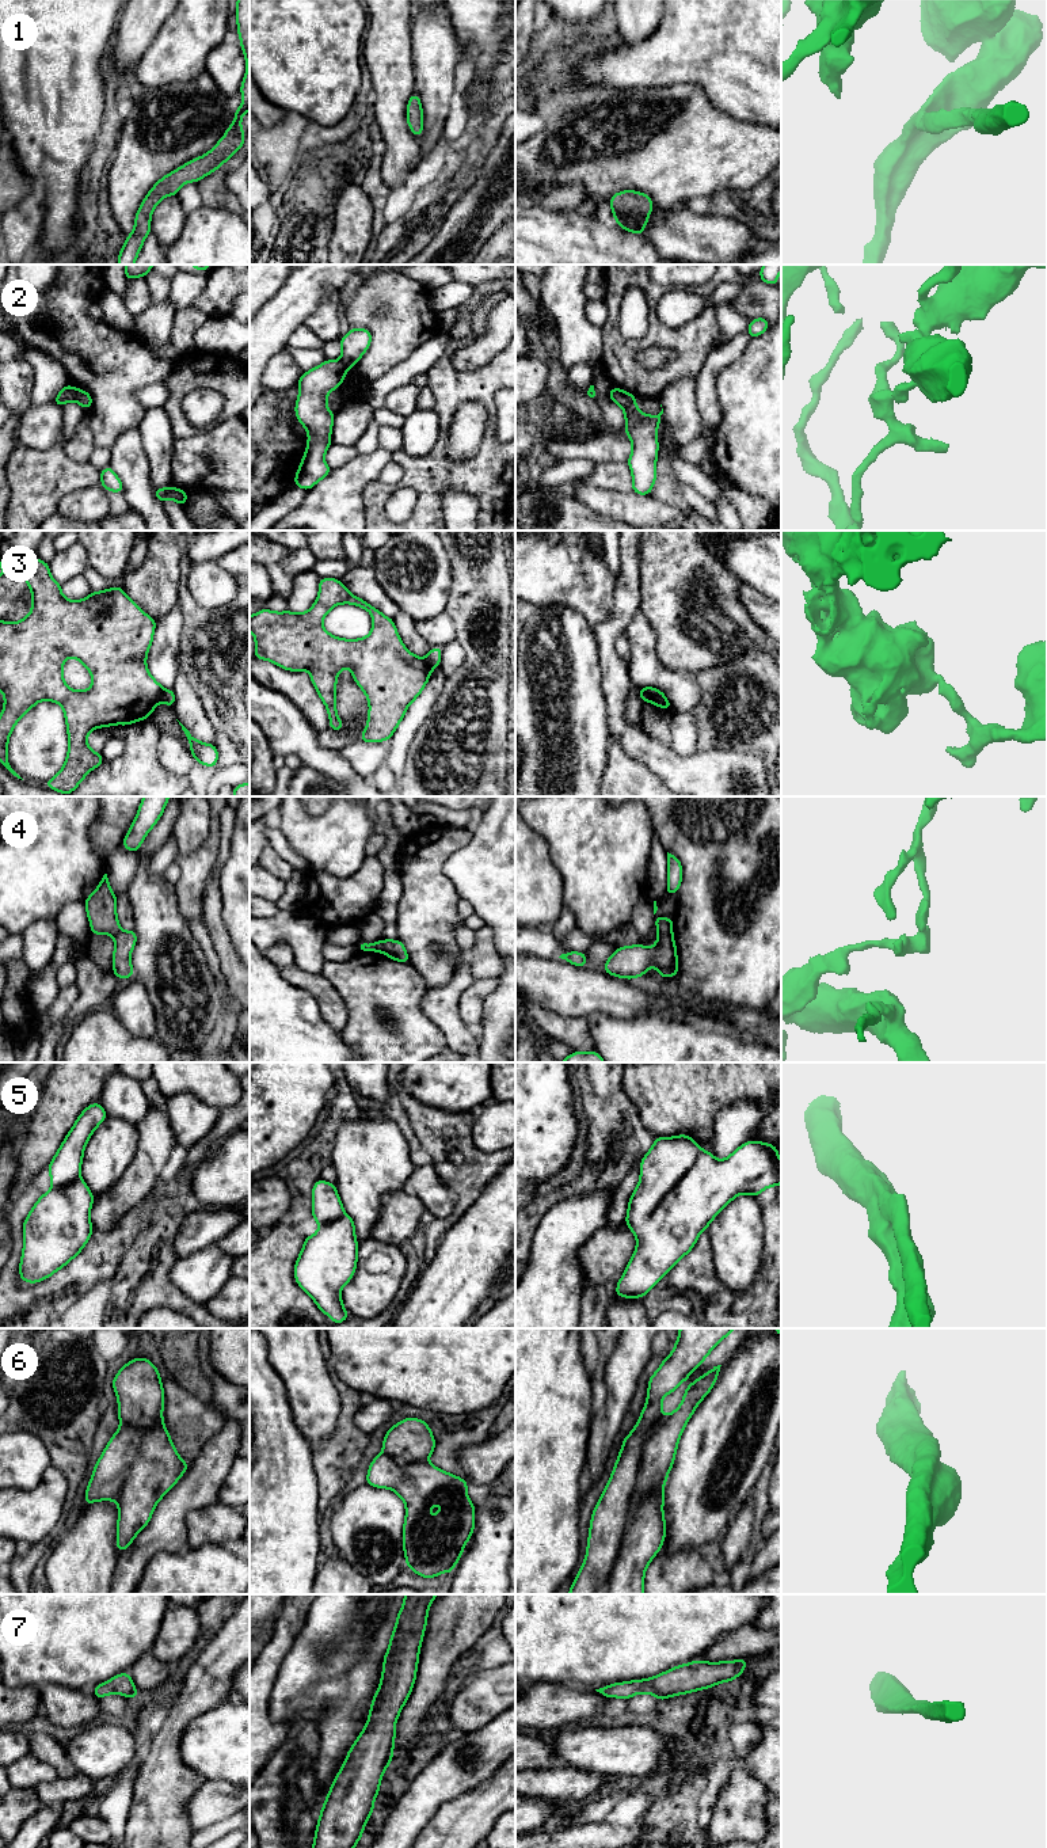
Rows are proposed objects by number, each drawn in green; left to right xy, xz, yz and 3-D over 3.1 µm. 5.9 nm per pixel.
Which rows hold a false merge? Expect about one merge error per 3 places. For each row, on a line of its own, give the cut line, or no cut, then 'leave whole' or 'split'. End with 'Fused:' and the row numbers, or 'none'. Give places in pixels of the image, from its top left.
1: cut none; leave whole
2: cut xy (77, 390), (76, 400); split
3: cut xy (164, 689), (160, 700); split
4: cut yz (658, 932), (672, 934); split
5: cut none; leave whole
6: cut none; leave whole
7: cut none; leave whole
Fused: 2, 3, 4

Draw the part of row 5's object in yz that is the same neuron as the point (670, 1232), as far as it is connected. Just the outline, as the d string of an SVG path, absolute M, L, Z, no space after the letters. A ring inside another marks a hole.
M679 1134L677 1137L655 1137L654 1145L647 1152L647 1155L640 1161L640 1180L632 1193L632 1197L628 1202L628 1212L625 1224L636 1236L636 1248L635 1252L623 1274L620 1281L617 1282L616 1296L621 1296L625 1298L639 1297L643 1298L670 1270L671 1267L690 1250L694 1247L700 1233L707 1231L709 1223L739 1194L750 1194L753 1197L758 1197L765 1189L772 1186L781 1185L781 1161L778 1160L778 1149L769 1142L759 1142L759 1141L746 1141L738 1149L735 1149L728 1157L724 1160L717 1160L715 1156L711 1155L709 1151L703 1151L701 1147L689 1136Z

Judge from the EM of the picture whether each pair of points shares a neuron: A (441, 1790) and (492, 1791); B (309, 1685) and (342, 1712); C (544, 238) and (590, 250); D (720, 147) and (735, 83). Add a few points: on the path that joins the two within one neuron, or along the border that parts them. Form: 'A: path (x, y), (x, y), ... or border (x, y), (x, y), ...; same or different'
A: border (495, 1771), (469, 1791), (442, 1806); different
B: path (318, 1688), (334, 1704); same
C: path (555, 248), (579, 250); same
D: border (704, 92), (714, 105), (730, 116), (758, 122); different

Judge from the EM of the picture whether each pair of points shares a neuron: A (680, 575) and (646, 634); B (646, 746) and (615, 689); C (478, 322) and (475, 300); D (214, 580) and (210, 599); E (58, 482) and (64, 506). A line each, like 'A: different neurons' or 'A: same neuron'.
A: different neurons
B: same neuron
C: different neurons
D: same neuron
E: different neurons

